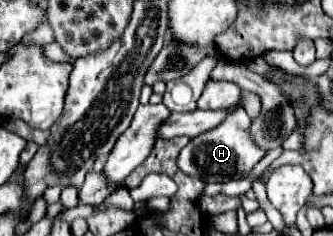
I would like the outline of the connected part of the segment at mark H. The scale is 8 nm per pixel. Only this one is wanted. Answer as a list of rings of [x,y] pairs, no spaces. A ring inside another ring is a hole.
[[[237,109],[235,113],[231,113],[225,119],[225,123],[195,137],[193,143],[189,143],[181,151],[179,161],[177,161],[181,171],[185,171],[187,175],[193,175],[193,177],[199,177],[207,183],[225,183],[225,181],[249,177],[253,173],[253,167],[267,153],[267,151],[261,151],[261,147],[257,147],[257,143],[253,143],[253,137],[249,135],[249,127],[251,127],[251,119],[245,113],[245,109]]]

